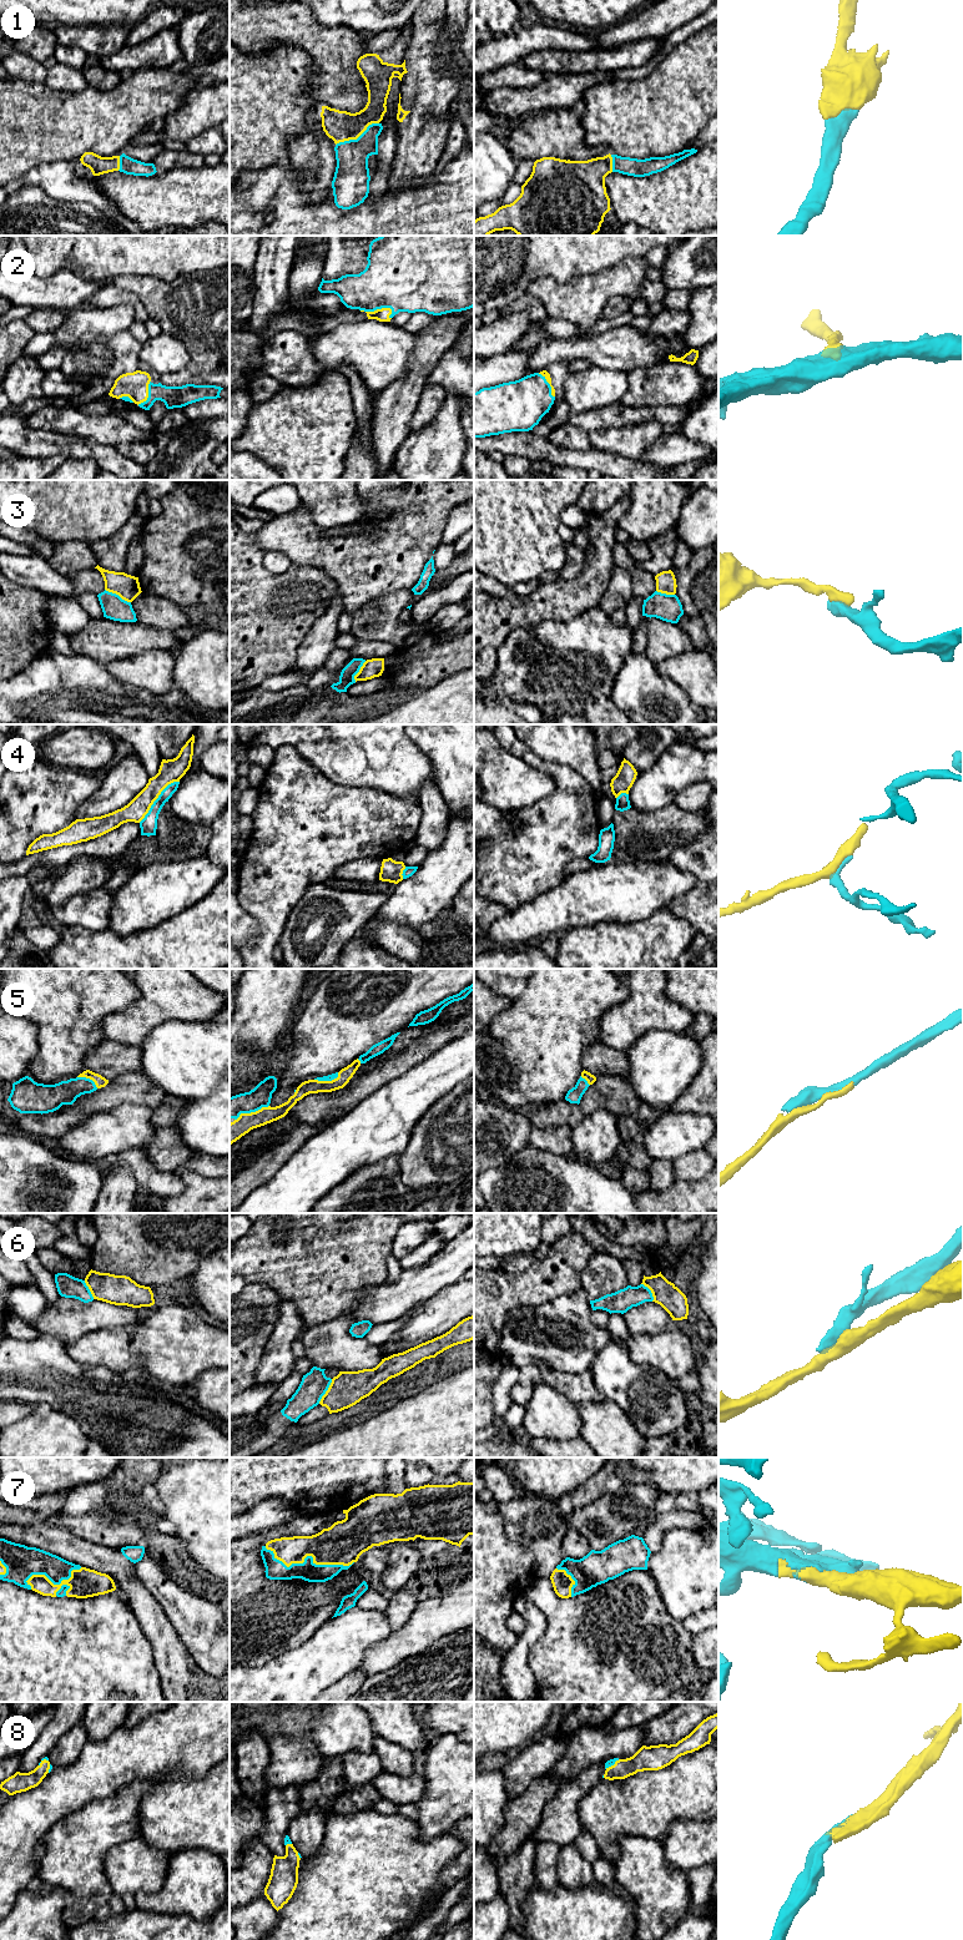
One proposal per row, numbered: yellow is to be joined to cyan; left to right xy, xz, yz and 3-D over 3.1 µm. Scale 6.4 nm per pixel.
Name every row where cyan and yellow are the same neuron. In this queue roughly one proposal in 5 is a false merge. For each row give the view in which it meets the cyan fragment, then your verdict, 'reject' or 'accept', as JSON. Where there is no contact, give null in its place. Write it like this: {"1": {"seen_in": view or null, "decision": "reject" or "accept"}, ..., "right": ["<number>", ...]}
{"1": {"seen_in": "xz", "decision": "accept"}, "2": {"seen_in": "xz", "decision": "accept"}, "3": {"seen_in": "xy", "decision": "reject"}, "4": {"seen_in": "xy", "decision": "reject"}, "5": {"seen_in": "xz", "decision": "accept"}, "6": {"seen_in": "xz", "decision": "reject"}, "7": {"seen_in": "xz", "decision": "accept"}, "8": {"seen_in": "yz", "decision": "accept"}, "right": ["1", "2", "5", "7", "8"]}

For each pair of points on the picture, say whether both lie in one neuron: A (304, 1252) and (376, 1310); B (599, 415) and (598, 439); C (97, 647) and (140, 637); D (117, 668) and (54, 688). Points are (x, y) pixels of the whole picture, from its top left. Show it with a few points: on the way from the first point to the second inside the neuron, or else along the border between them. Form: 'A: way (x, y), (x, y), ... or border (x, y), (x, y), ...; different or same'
A: border (383, 1281), (368, 1291), (347, 1313); different
B: border (628, 424), (620, 428), (598, 428), (589, 433); different
C: way (107, 640), (130, 638); same
D: border (104, 665), (115, 677), (134, 685); different

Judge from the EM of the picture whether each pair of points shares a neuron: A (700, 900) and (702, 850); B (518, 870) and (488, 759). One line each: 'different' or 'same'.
A: same
B: different

